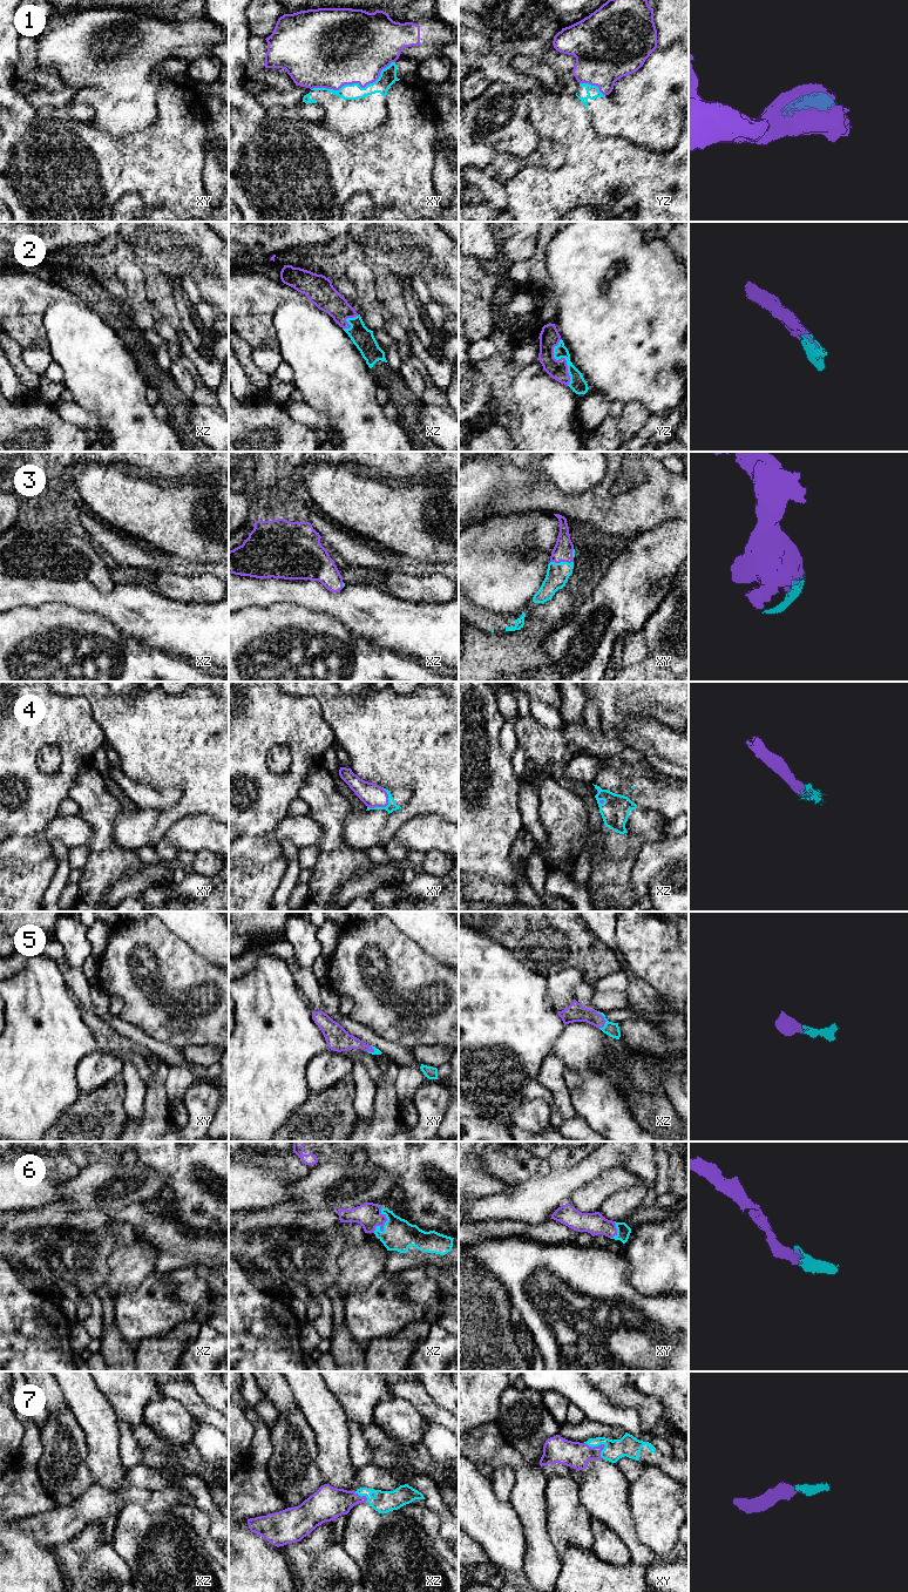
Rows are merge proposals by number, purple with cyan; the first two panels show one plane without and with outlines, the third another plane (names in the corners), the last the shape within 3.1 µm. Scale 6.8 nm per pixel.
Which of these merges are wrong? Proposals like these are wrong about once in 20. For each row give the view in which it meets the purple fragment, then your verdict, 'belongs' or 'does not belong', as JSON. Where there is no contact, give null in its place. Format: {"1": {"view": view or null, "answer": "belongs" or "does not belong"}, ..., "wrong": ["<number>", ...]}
{"1": {"view": "xy", "answer": "belongs"}, "2": {"view": "yz", "answer": "belongs"}, "3": {"view": "xy", "answer": "belongs"}, "4": {"view": "xy", "answer": "belongs"}, "5": {"view": "xz", "answer": "belongs"}, "6": {"view": "xz", "answer": "belongs"}, "7": {"view": "xy", "answer": "belongs"}, "wrong": []}

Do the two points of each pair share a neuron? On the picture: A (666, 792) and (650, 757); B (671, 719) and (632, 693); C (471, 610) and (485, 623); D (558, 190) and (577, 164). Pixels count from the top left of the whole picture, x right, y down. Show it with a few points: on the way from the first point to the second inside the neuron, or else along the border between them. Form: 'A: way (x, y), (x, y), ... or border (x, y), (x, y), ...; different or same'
A: way (673, 783), (673, 777), (659, 765); same
B: border (622, 699), (630, 705), (662, 705), (676, 711); different
C: way (474, 614), (481, 620); same
D: way (564, 184), (577, 170); same

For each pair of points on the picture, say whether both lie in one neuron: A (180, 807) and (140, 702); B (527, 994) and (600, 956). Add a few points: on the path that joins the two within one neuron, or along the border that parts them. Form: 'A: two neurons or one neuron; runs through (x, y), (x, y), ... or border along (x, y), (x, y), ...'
A: one neuron; runs through (187, 781), (187, 761), (153, 727)
B: two neurons; border along (523, 962), (532, 970), (547, 977)

